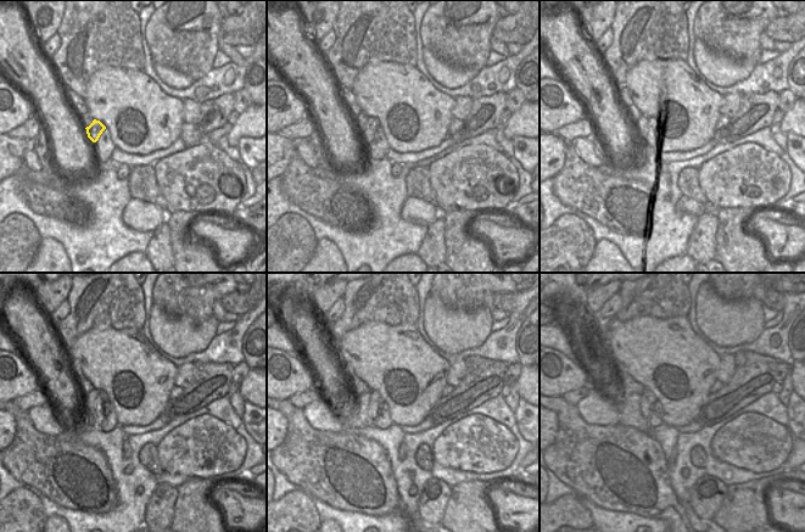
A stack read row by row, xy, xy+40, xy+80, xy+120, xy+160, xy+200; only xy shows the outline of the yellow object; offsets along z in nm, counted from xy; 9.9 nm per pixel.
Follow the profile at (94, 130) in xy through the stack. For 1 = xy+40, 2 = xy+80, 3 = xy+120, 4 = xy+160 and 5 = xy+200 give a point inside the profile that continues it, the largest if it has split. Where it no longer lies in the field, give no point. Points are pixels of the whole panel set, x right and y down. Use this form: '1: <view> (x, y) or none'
1: xy+40 (373, 123)
2: xy+80 (646, 123)
3: xy+120 (101, 396)
4: xy+160 (375, 399)
5: xy+200 (648, 398)

